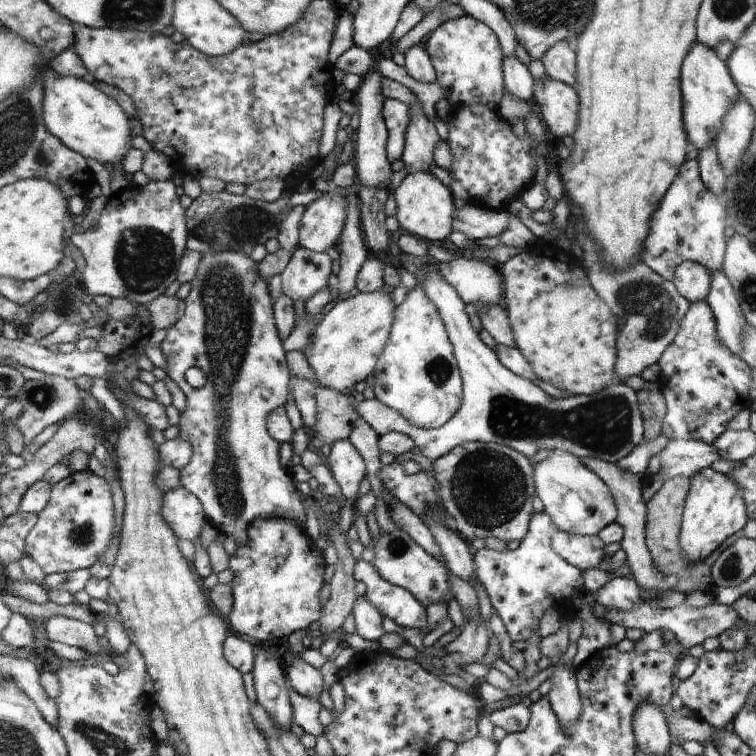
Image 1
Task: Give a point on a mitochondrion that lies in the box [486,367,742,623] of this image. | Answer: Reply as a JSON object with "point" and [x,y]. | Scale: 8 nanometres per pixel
{"point":[546,564]}

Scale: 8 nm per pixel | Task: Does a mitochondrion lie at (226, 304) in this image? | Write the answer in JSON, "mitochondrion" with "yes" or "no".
{"mitochondrion":"yes"}

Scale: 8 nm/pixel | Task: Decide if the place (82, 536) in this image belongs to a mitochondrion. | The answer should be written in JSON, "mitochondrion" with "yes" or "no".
{"mitochondrion":"yes"}

